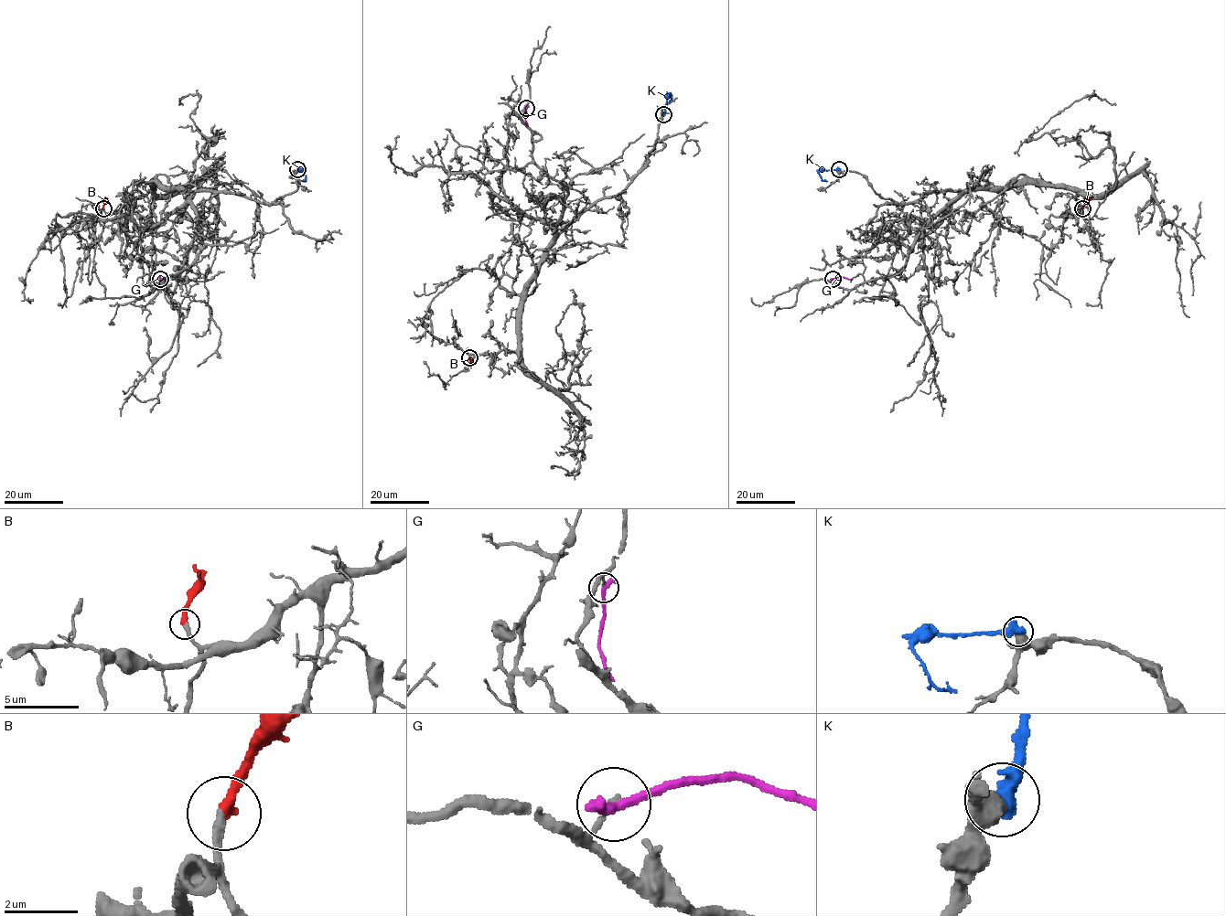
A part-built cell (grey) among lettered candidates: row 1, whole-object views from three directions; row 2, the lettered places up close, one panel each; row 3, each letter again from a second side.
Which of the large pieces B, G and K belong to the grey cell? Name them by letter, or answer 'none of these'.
B

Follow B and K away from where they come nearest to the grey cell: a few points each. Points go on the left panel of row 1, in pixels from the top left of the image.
B: (102, 208), (104, 197)
K: (298, 169), (306, 177), (303, 182)

